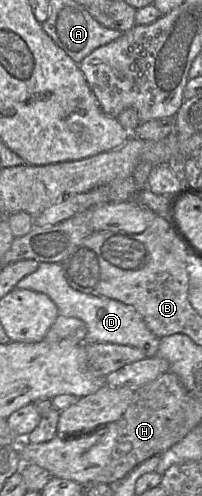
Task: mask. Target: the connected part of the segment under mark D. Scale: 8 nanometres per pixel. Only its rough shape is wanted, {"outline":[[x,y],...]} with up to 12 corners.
{"outline":[[40,263],[16,288],[43,293],[82,320],[86,342],[146,358],[160,339],[134,307],[71,288],[61,263]]}

